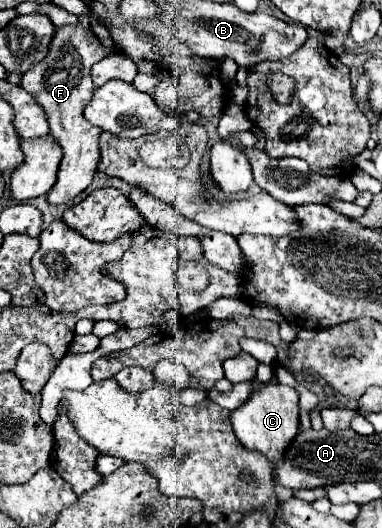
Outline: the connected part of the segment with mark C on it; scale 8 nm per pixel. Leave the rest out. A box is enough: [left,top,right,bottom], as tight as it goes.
[230,380,298,462]

